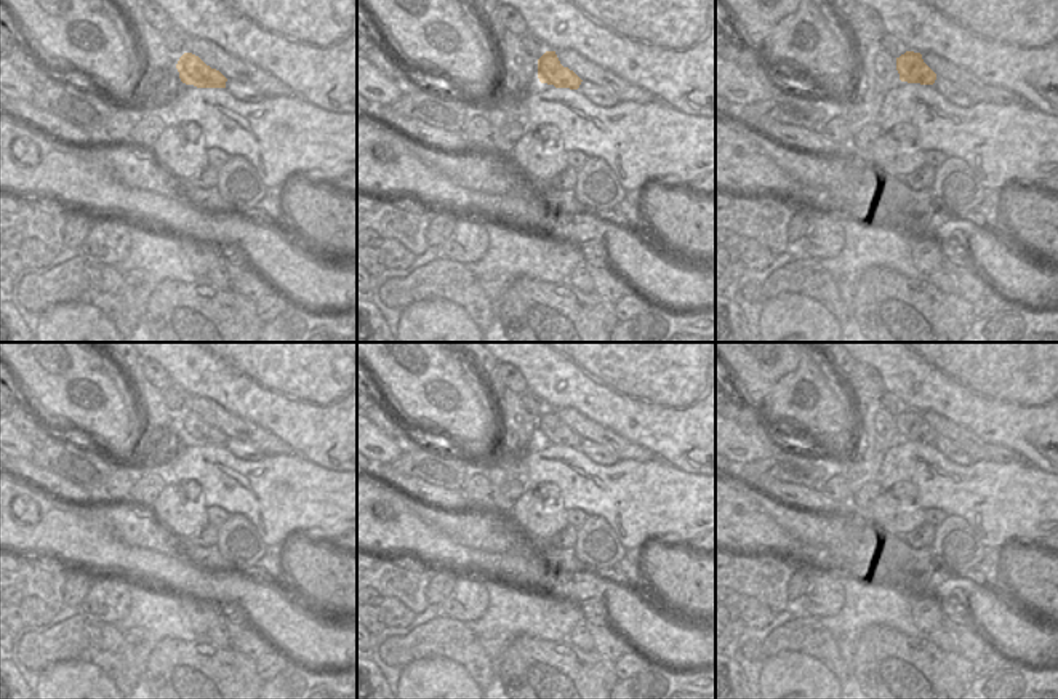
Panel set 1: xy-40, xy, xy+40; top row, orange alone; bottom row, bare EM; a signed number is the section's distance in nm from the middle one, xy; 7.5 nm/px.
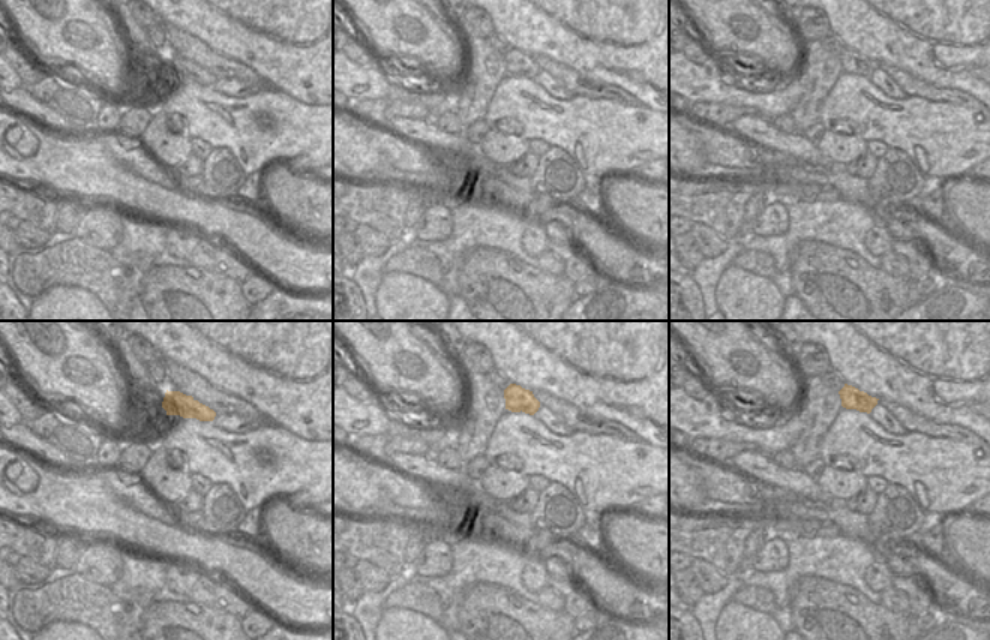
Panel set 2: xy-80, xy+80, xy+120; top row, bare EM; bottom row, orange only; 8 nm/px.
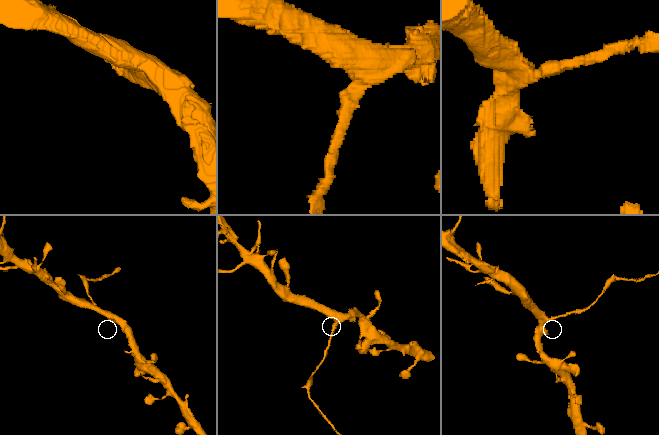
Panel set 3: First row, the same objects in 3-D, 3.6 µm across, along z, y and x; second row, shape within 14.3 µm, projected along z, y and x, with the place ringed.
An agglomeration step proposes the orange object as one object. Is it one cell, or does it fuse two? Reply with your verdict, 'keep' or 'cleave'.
cleave

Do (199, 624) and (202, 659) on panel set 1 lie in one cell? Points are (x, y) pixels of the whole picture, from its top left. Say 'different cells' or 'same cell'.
different cells

